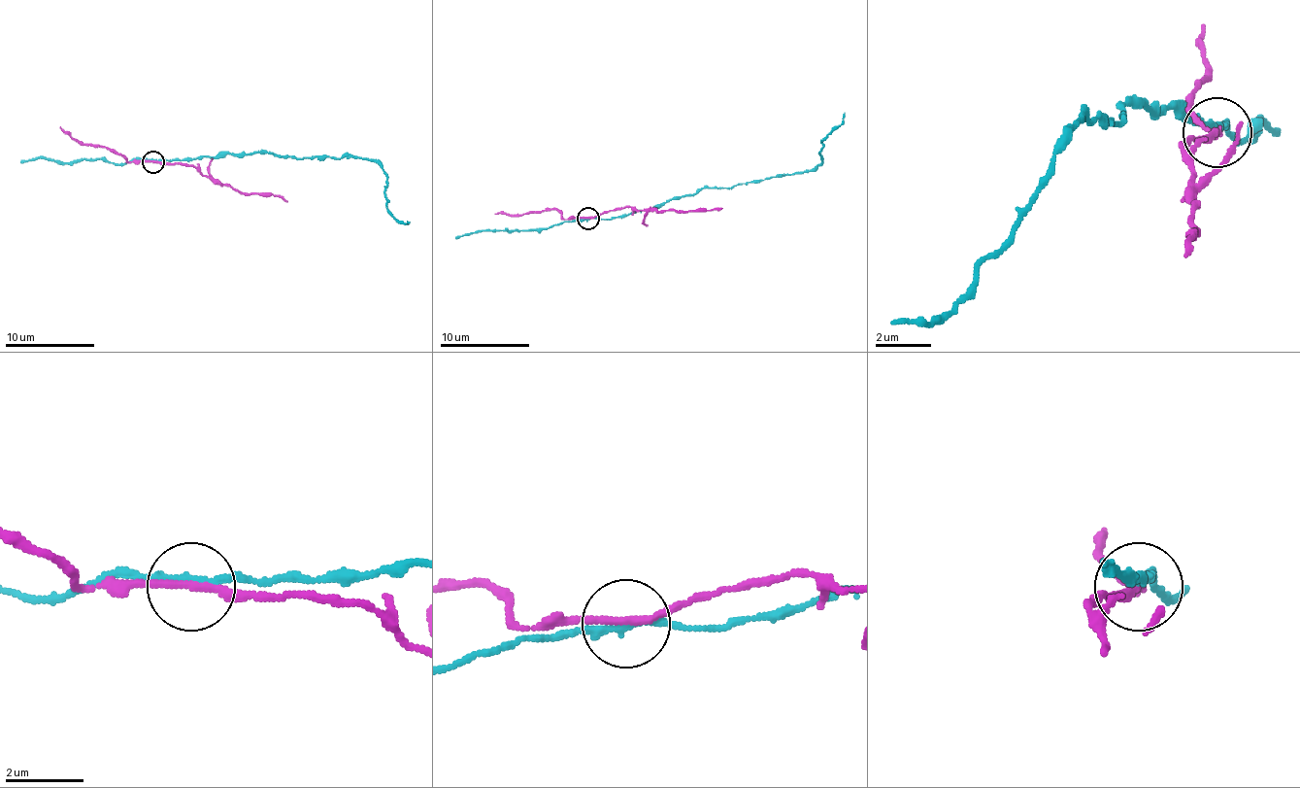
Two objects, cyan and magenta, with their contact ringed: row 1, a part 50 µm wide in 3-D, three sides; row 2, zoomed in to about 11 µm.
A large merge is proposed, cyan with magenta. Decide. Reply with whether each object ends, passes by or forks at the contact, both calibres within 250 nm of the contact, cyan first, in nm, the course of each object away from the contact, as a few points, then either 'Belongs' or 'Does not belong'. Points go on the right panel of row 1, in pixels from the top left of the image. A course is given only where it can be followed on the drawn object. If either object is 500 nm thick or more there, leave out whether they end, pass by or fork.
At the ring cyan passes by. At the ring magenta passes by. Thickness 190 nm (cyan) against 190 nm. Course of cyan: (1215, 130), (1194, 117), (1132, 103), (1117, 123), (1077, 123), (1020, 227), (980, 276), (931, 325), (889, 325). Course of magenta: (1215, 130), (1181, 144), (1194, 172), (1194, 227), (1187, 256). Does not belong

